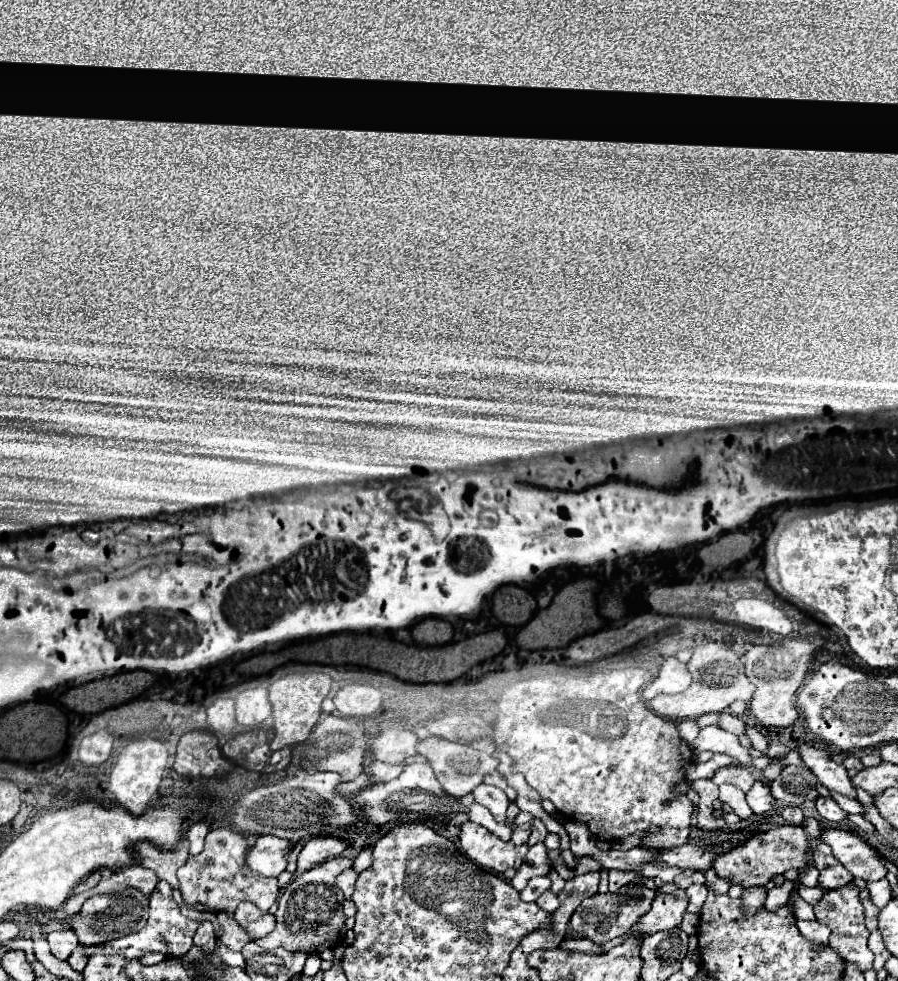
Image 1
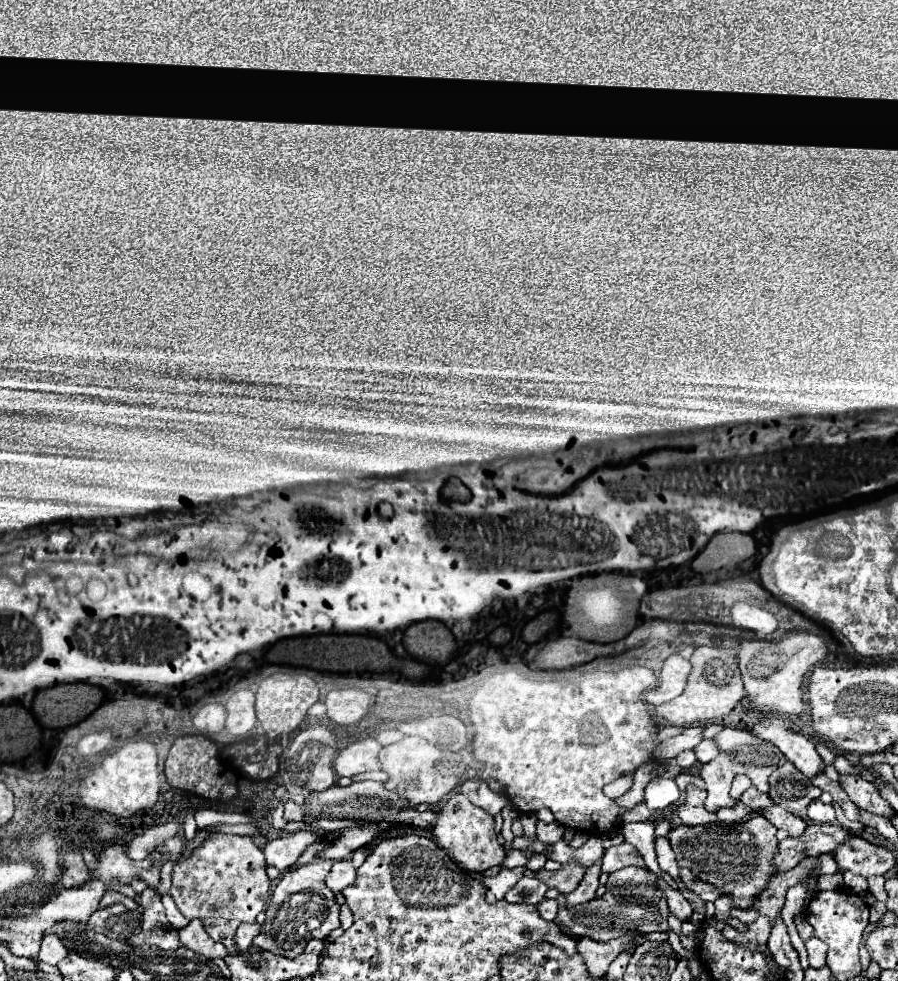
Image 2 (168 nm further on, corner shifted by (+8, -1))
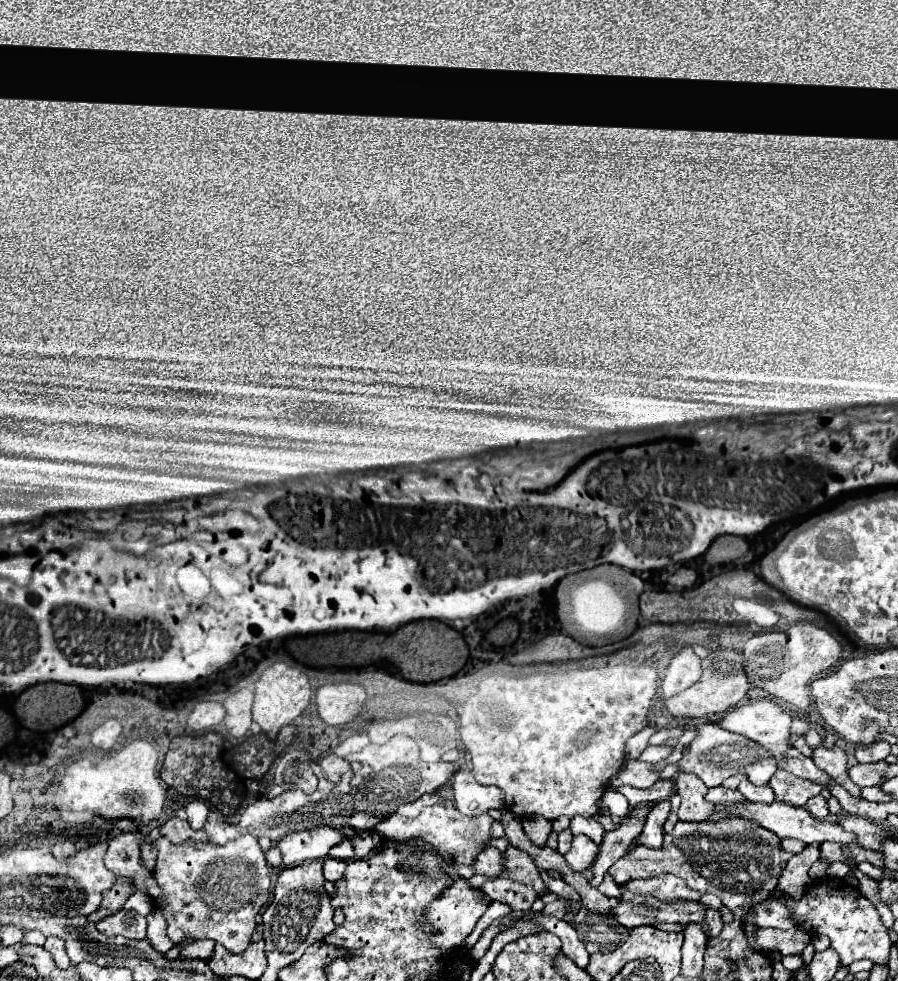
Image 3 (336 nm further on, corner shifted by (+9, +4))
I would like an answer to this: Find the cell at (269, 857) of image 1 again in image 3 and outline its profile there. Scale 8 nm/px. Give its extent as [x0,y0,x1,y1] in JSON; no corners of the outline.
[276,828,344,866]

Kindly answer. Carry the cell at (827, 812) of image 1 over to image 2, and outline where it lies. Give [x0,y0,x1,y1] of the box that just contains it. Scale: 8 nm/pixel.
[807,801,835,823]

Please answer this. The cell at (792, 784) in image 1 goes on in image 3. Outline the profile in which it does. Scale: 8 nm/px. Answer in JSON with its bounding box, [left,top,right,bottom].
[768,770,822,806]

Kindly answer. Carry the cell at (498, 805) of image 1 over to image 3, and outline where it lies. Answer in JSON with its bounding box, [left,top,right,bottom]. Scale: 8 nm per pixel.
[452,770,504,816]

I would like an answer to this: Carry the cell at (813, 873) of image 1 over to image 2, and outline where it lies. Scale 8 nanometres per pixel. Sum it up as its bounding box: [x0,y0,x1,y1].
[819,873,843,889]

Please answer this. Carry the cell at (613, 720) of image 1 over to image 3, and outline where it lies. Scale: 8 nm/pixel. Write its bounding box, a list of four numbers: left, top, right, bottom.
[460,666,658,820]

